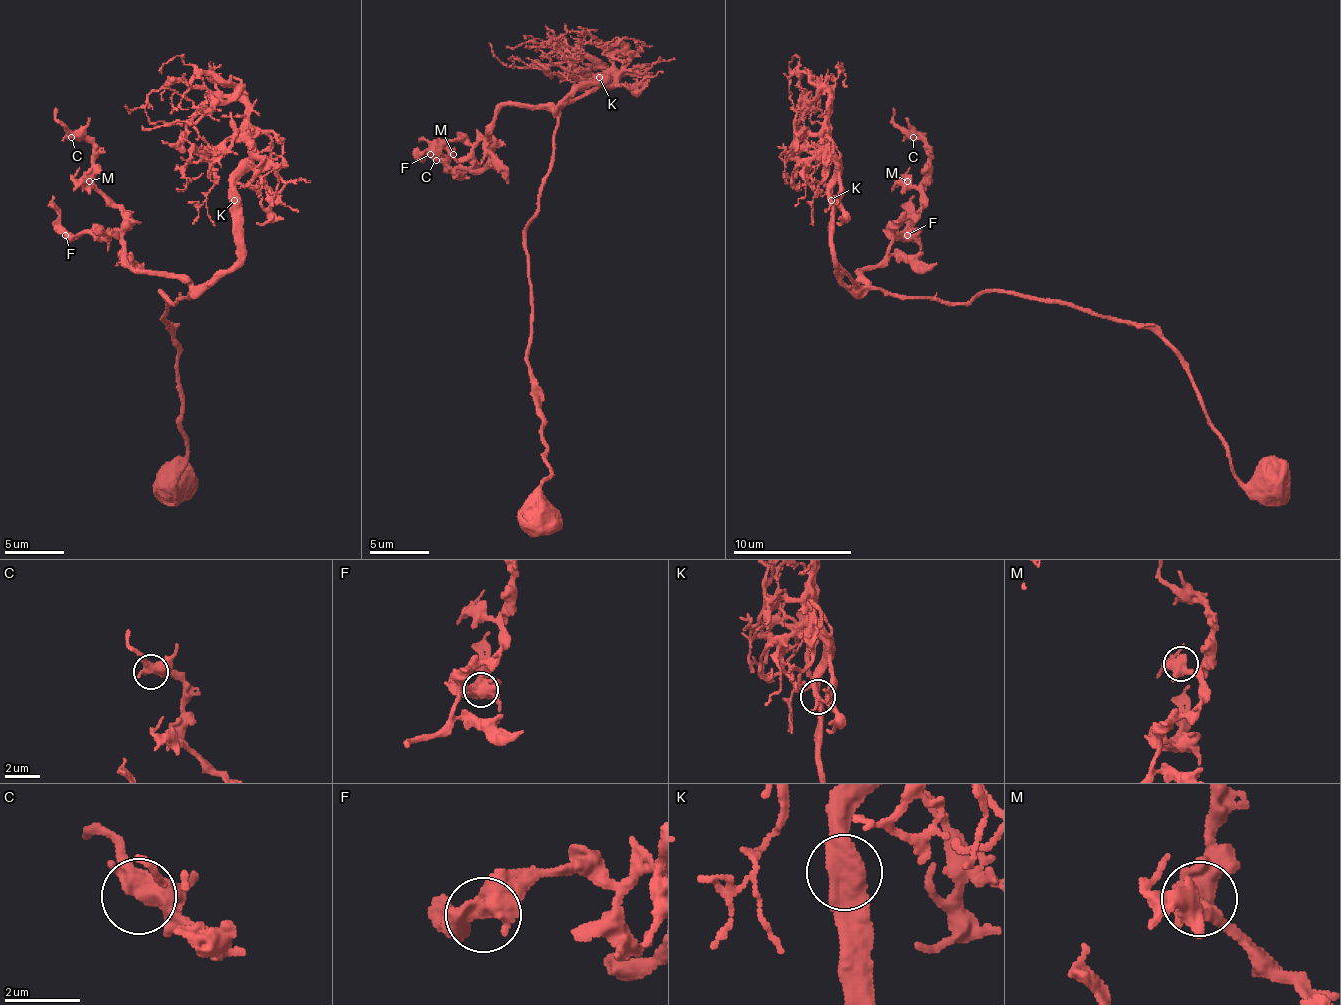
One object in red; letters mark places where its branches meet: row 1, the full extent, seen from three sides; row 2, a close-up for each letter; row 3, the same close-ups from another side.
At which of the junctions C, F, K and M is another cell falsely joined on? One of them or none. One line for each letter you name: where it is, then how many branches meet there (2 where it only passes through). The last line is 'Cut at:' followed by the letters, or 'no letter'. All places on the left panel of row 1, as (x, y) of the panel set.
Cut at: no letter

